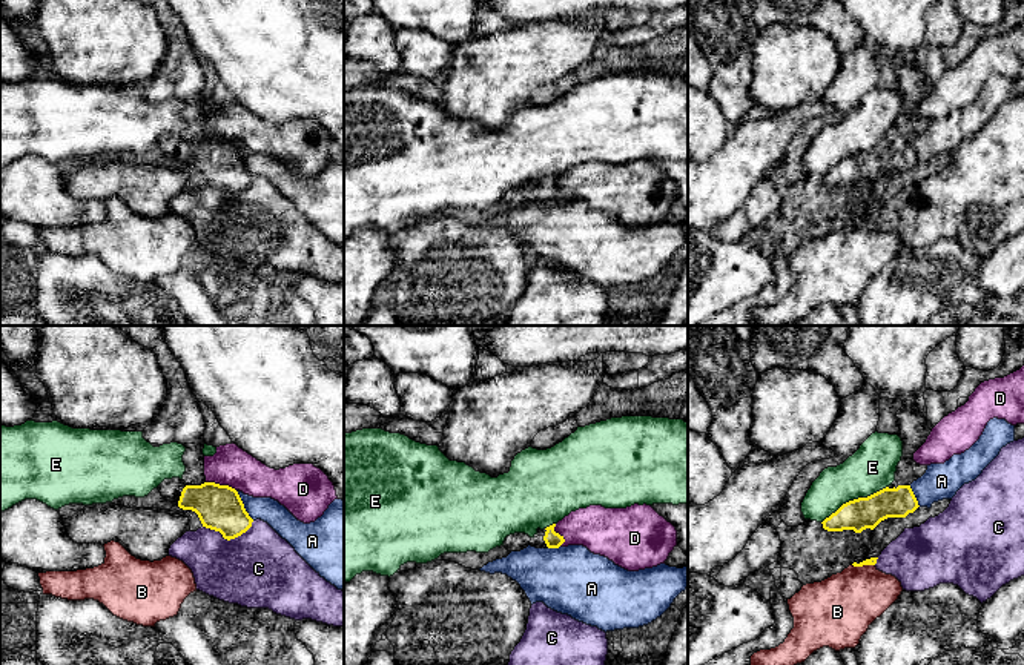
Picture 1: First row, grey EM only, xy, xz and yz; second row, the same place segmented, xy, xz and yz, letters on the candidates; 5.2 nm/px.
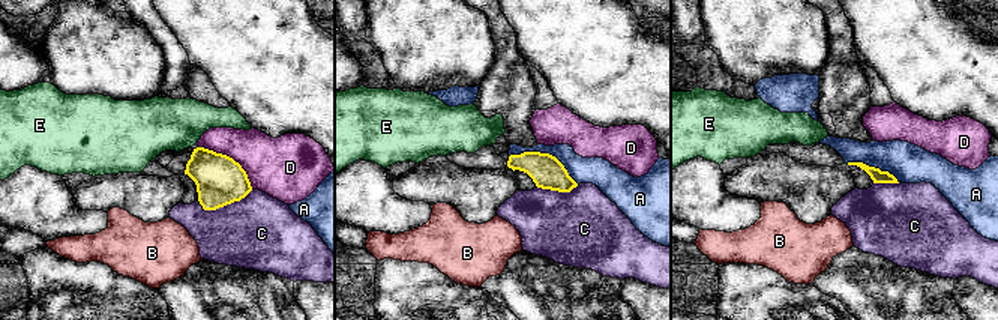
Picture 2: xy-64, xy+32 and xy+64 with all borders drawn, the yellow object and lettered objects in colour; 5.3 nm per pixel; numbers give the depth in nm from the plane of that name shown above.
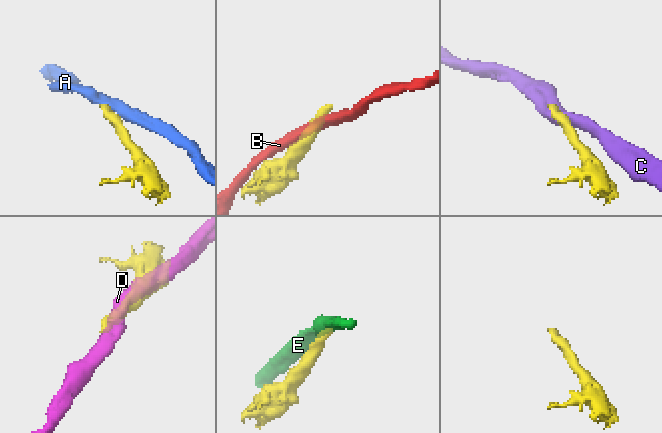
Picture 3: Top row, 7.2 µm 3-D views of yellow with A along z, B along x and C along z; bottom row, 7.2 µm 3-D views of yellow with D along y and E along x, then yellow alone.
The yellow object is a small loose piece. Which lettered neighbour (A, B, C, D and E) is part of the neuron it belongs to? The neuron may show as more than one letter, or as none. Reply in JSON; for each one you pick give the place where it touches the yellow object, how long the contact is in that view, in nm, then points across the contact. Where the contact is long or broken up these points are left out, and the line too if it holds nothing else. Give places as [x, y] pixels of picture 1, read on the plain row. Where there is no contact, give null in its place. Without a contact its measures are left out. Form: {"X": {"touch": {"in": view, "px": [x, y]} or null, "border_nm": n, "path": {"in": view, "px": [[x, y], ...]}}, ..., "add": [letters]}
{"add": []}

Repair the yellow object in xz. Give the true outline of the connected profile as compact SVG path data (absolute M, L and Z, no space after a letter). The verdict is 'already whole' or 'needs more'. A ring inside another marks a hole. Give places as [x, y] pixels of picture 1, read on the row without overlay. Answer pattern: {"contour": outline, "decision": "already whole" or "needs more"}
{"contour": "M556 180L547 183L543 192L531 194L530 201L536 204L559 204L565 195L554 187Z", "decision": "needs more"}

